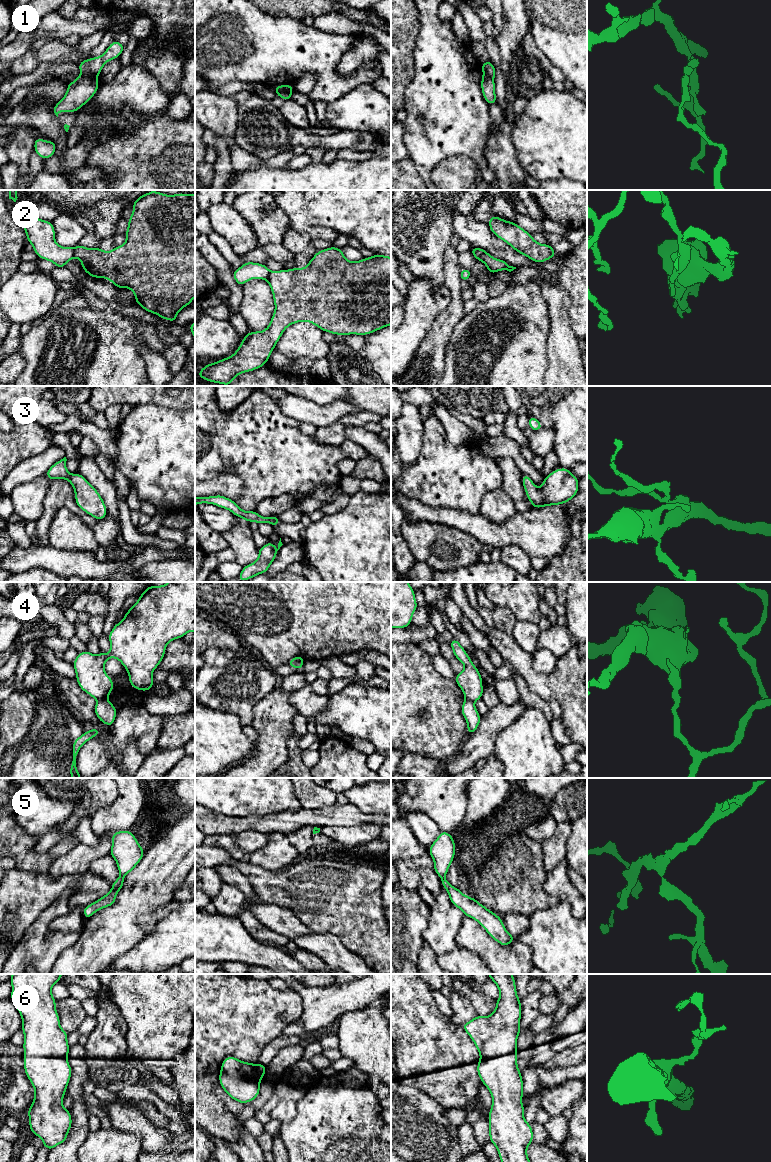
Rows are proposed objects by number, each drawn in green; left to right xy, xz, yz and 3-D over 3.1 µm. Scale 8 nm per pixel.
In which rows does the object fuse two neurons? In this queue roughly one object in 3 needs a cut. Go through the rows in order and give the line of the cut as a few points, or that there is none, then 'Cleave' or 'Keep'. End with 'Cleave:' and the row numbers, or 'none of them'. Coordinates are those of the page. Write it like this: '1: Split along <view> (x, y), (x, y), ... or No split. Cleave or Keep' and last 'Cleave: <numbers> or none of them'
1: Split along xy (81, 74), (87, 77), (96, 77). Cleave
2: Split along xy (73, 248), (74, 256). Cleave
3: No split. Keep
4: Split along yz (465, 698), (473, 702). Cleave
5: Split along xy (120, 876), (123, 878). Cleave
6: No split. Keep
Cleave: 1, 2, 4, 5

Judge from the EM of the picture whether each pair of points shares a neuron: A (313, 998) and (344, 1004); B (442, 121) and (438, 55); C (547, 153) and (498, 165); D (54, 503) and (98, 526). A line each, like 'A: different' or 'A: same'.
A: same
B: same
C: different
D: same

